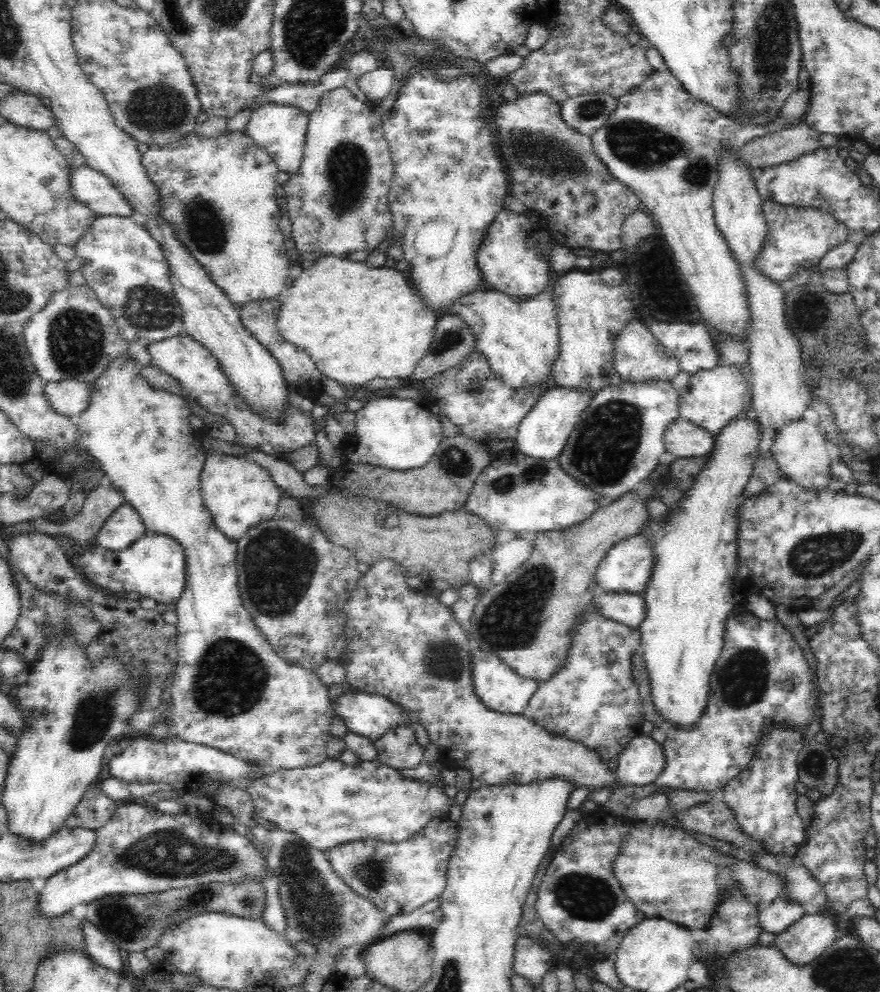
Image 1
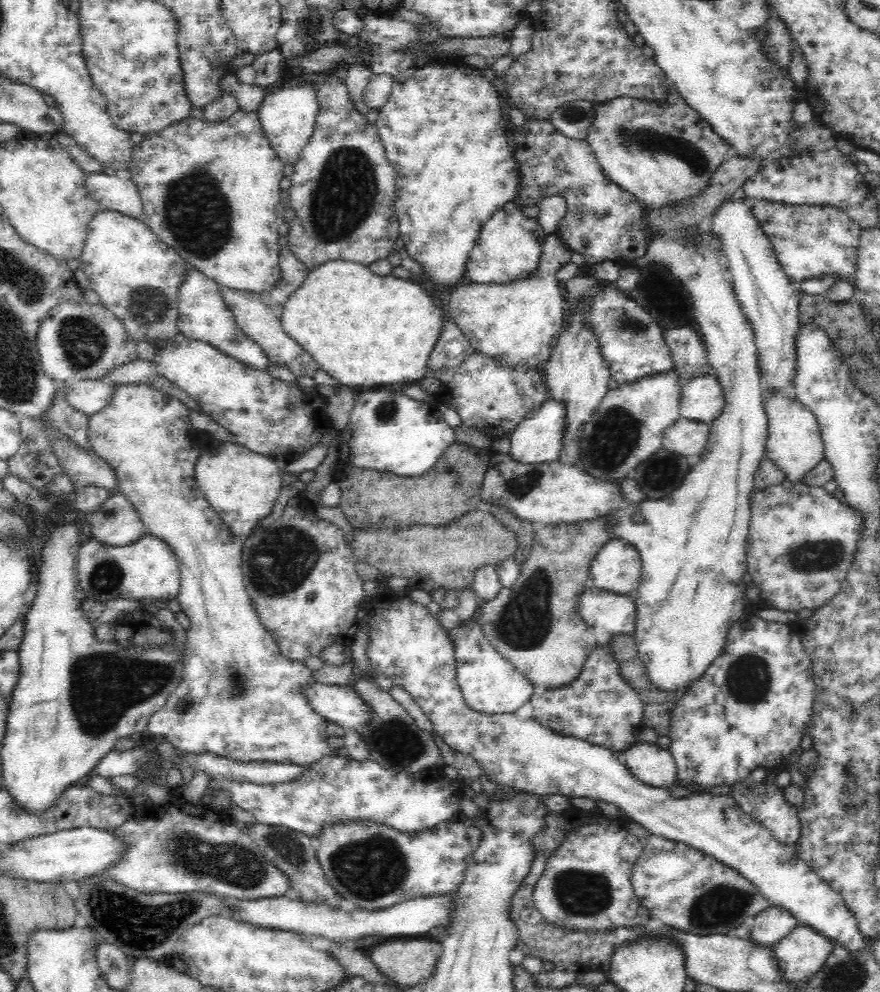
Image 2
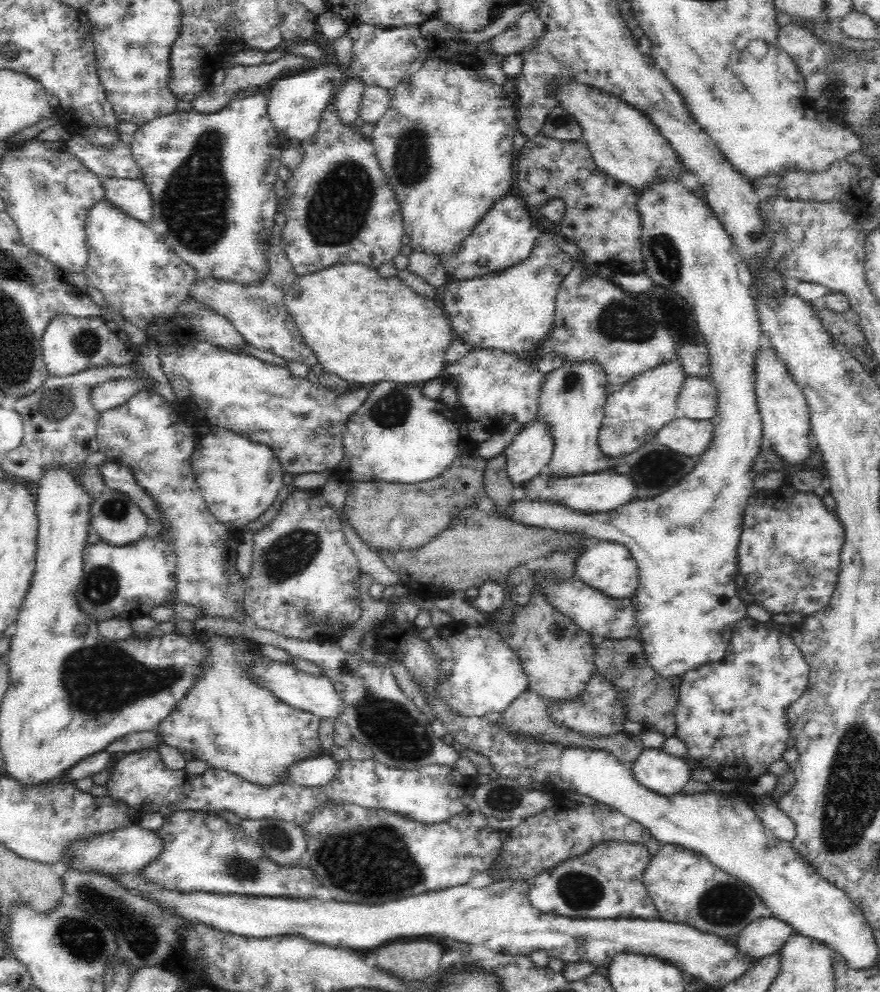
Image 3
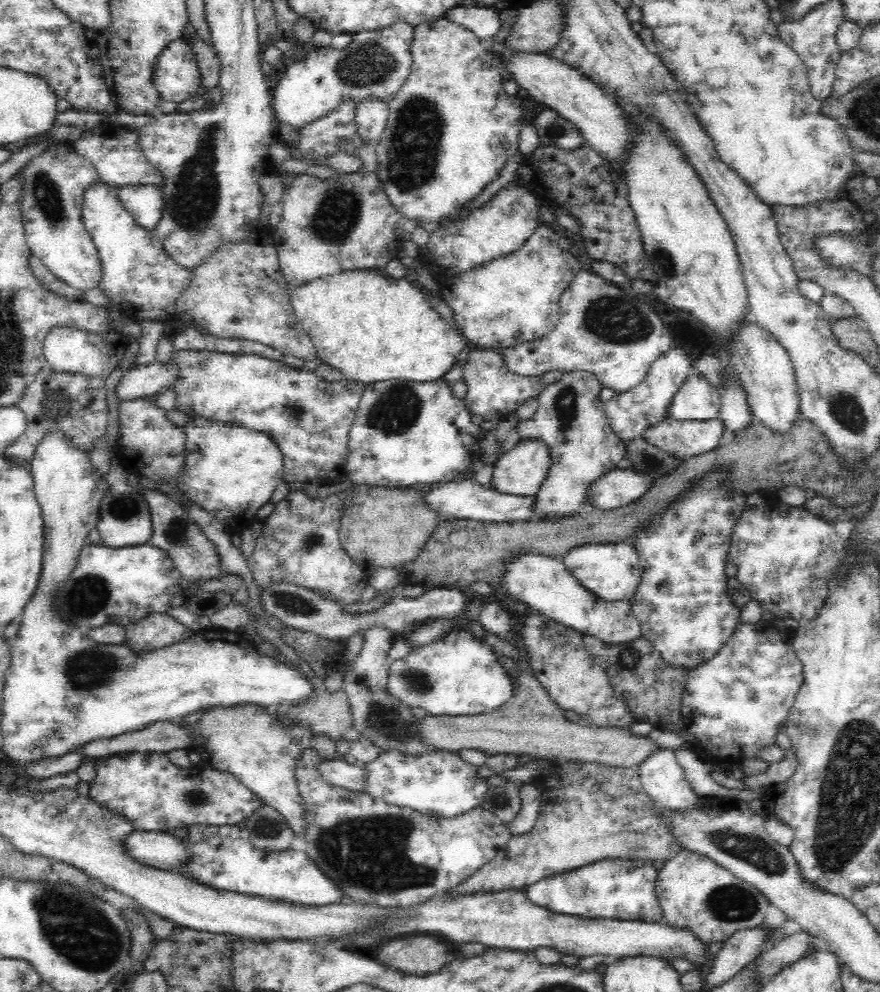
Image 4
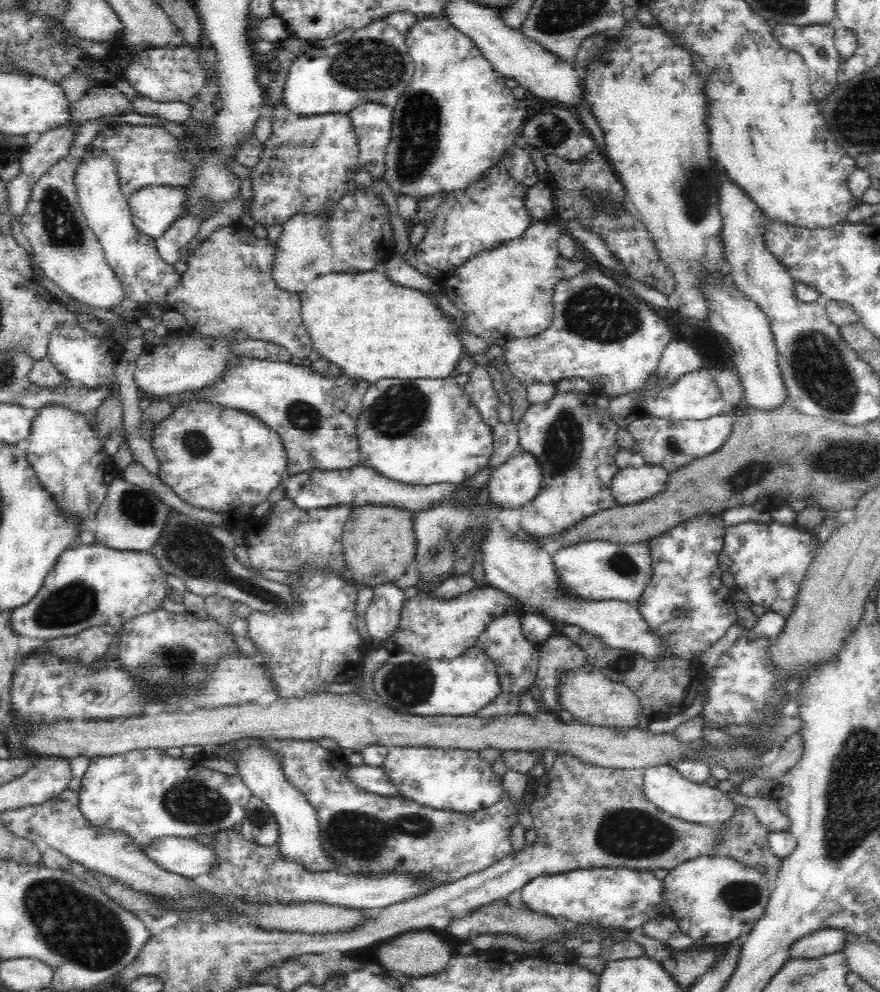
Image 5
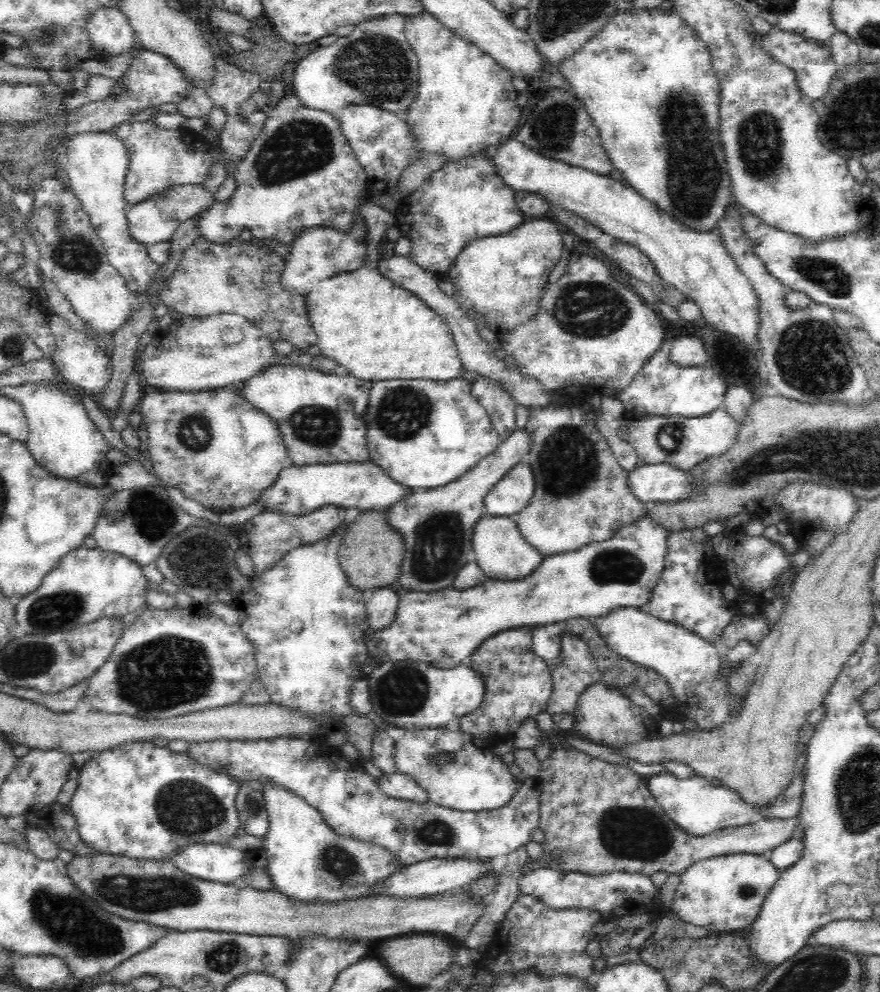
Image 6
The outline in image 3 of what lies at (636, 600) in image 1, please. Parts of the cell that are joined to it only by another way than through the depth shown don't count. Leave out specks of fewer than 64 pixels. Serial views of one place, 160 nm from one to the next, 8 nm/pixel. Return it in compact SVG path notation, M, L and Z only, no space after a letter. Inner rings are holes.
M546 579L545 592L554 608L571 618L582 630L590 633L596 640L622 639L633 636L636 619L632 601L623 601L605 595L578 579L569 581L550 581Z

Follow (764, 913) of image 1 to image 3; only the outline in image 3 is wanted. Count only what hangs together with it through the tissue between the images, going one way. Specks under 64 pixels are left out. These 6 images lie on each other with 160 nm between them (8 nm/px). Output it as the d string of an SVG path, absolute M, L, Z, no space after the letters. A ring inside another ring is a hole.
M774 916L765 917L748 924L739 933L736 943L740 953L754 959L763 959L778 953L794 933L790 924Z

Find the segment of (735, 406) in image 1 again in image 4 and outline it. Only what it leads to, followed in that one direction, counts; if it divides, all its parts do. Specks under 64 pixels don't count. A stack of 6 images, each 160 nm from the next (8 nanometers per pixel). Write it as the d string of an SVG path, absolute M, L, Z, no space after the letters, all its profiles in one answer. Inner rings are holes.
M691 373L674 395L668 413L675 420L711 420L719 416L720 406L717 386Z

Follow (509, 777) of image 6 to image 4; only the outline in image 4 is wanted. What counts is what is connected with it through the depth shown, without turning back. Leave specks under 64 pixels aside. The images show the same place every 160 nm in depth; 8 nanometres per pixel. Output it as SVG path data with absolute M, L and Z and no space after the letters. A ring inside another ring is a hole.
M391 750L381 753L363 766L364 788L358 792L371 796L372 799L382 799L386 804L409 808L431 817L460 816L480 805L489 788L486 778L476 773L474 765L464 762L451 751L434 751L412 756Z

